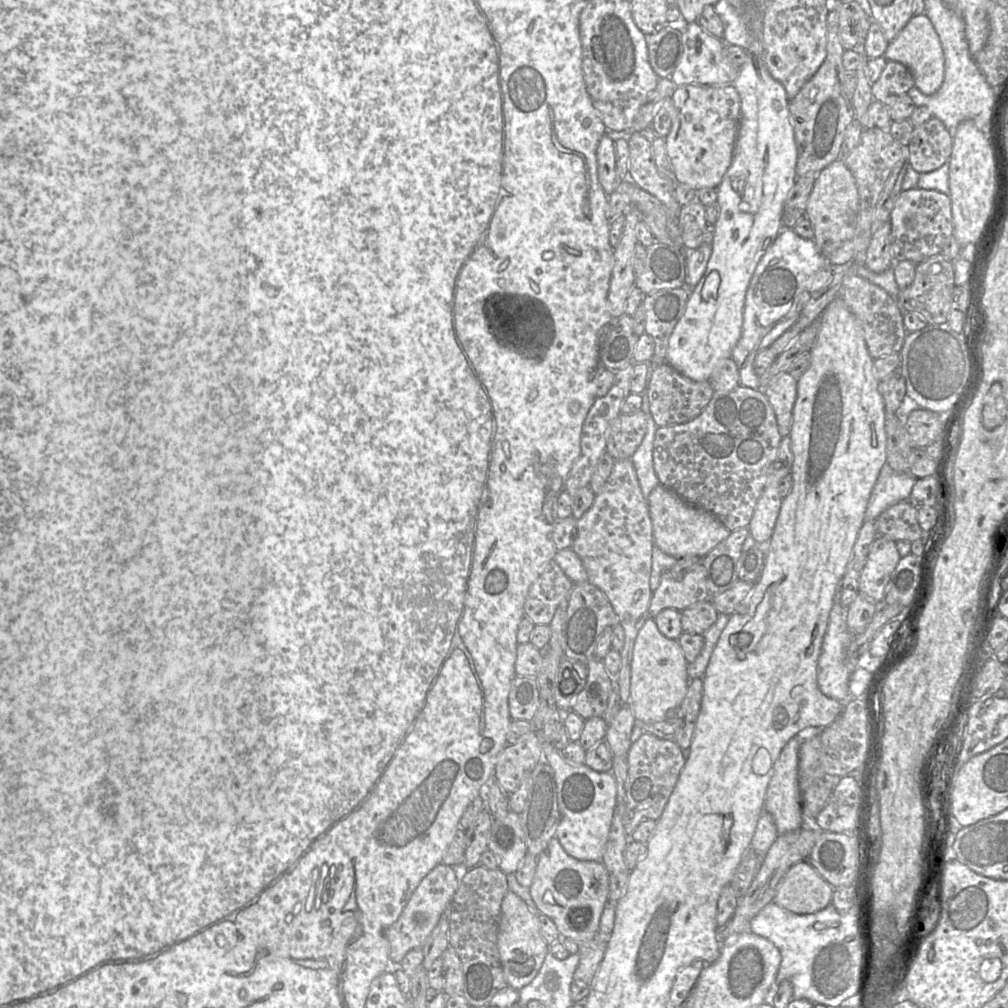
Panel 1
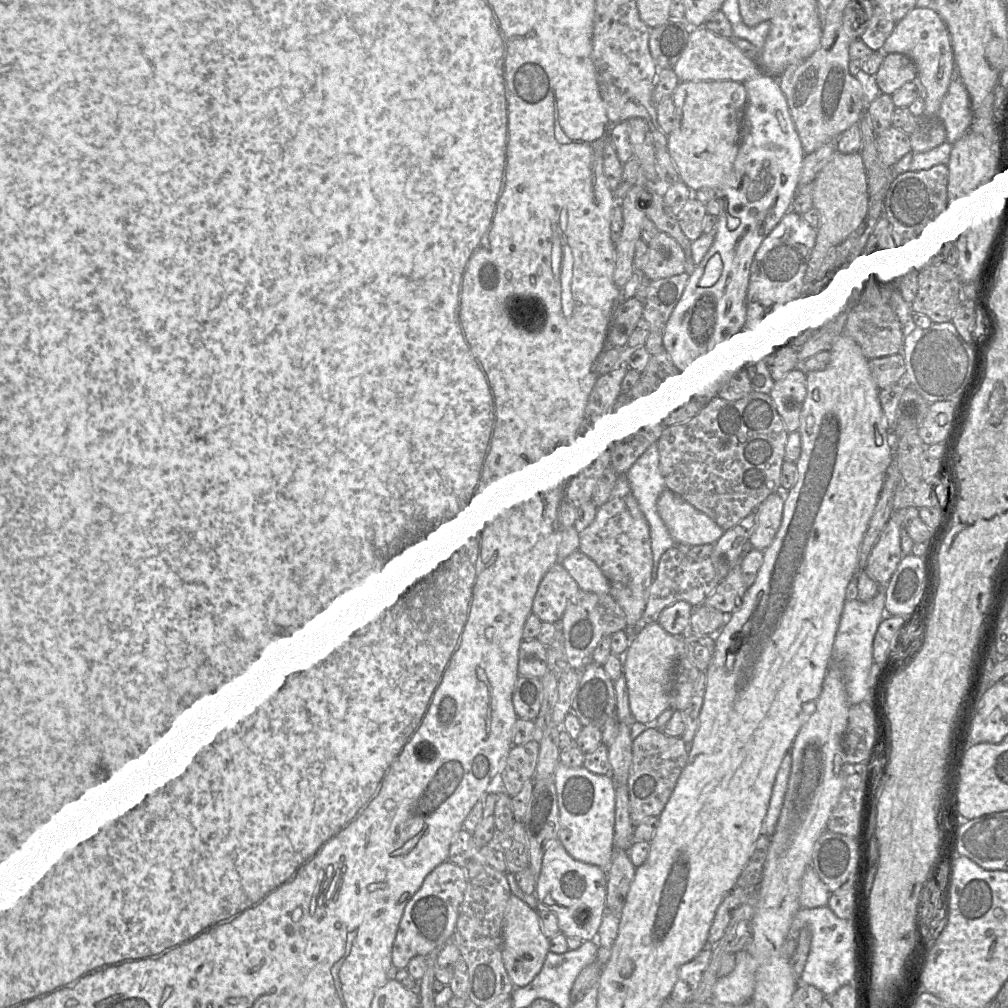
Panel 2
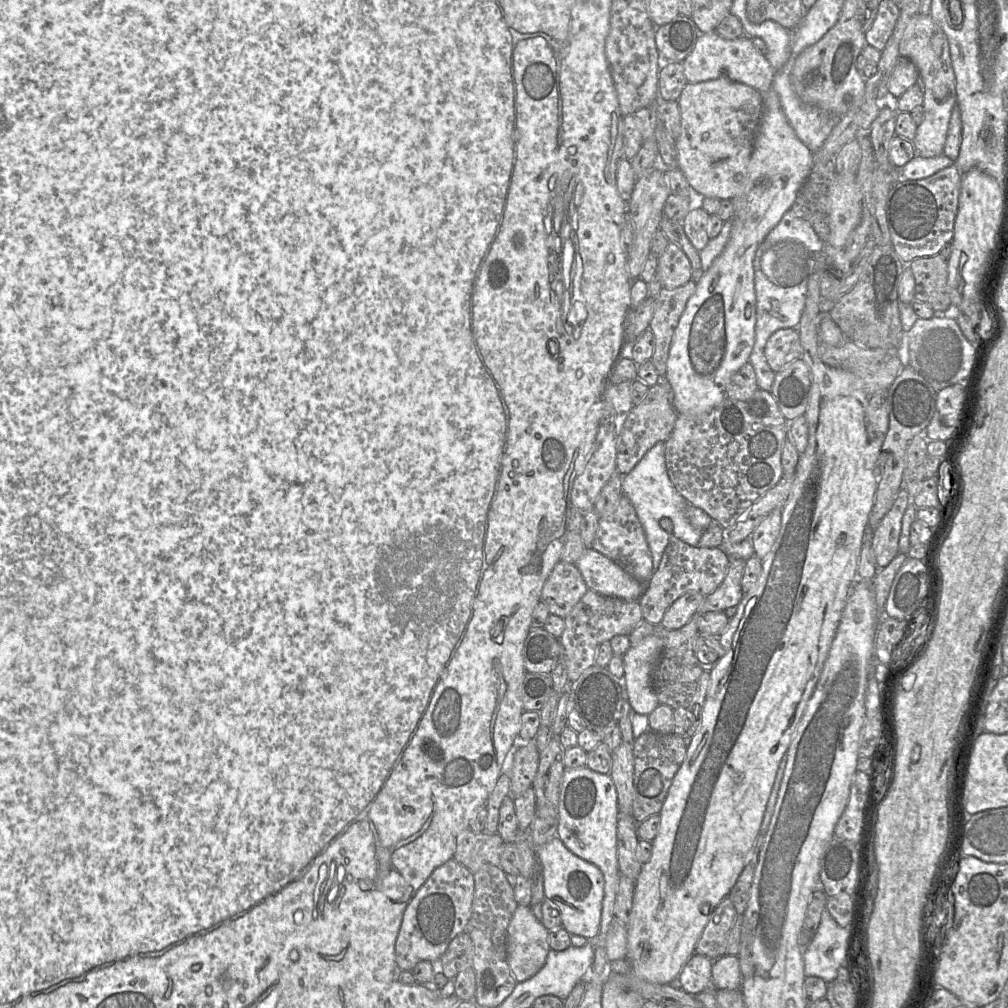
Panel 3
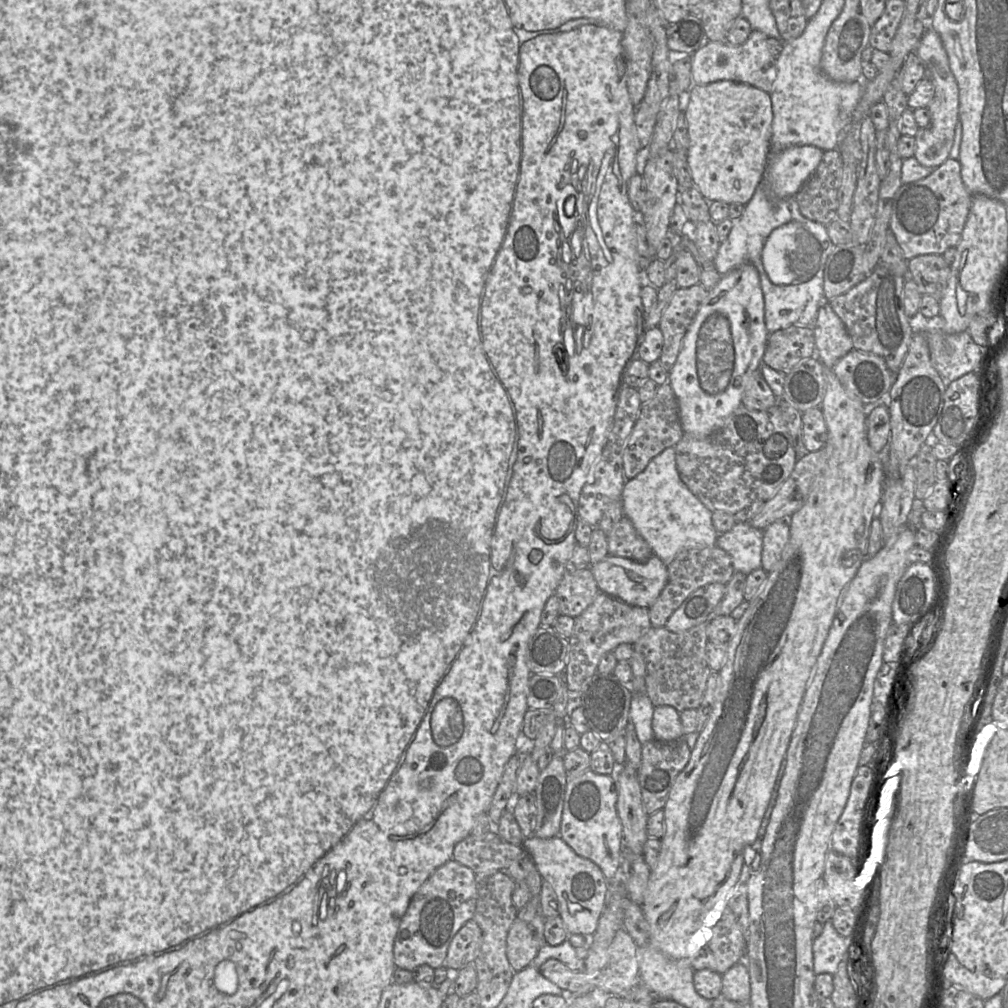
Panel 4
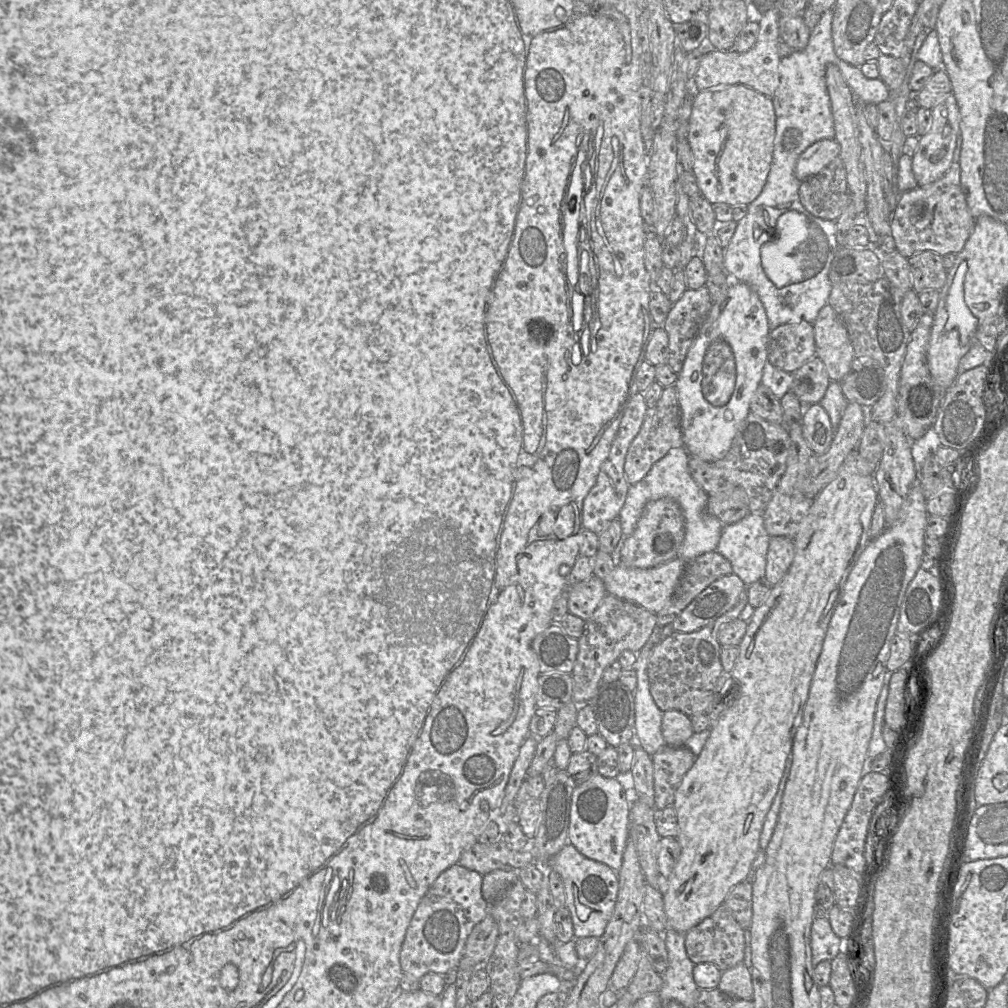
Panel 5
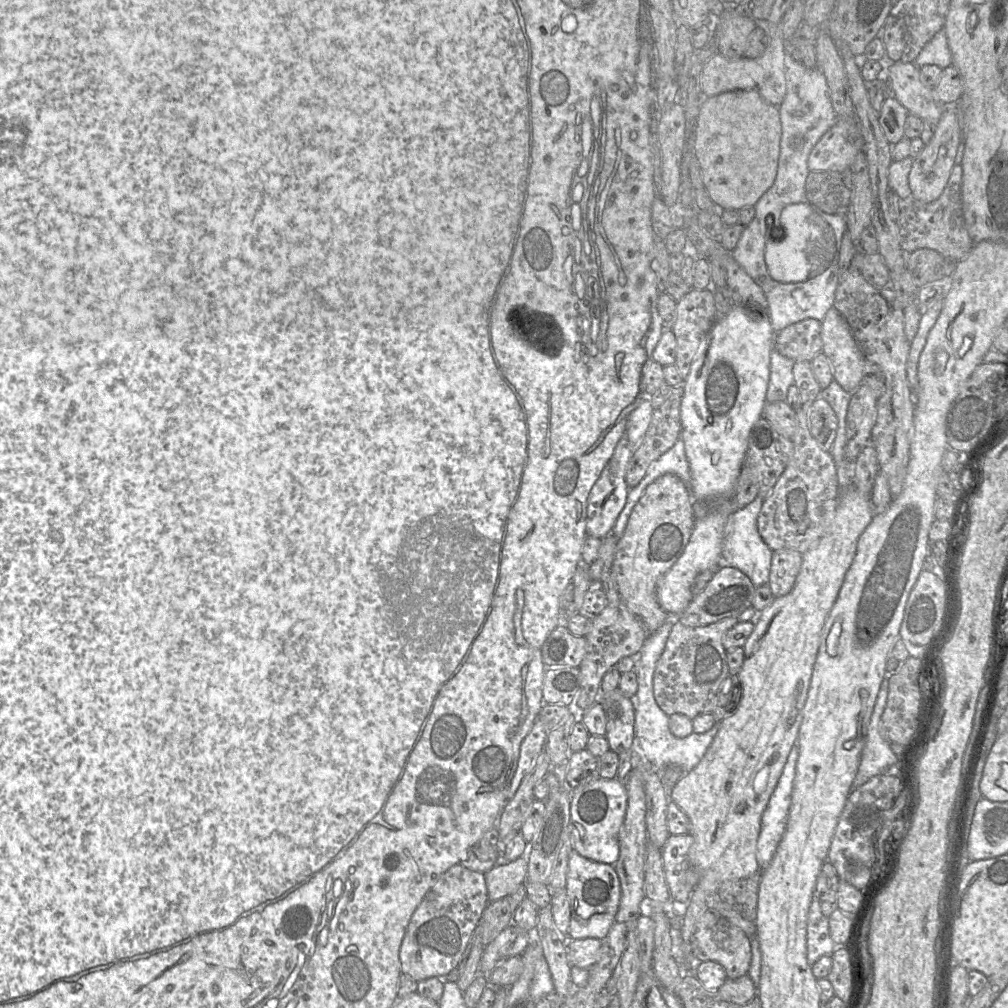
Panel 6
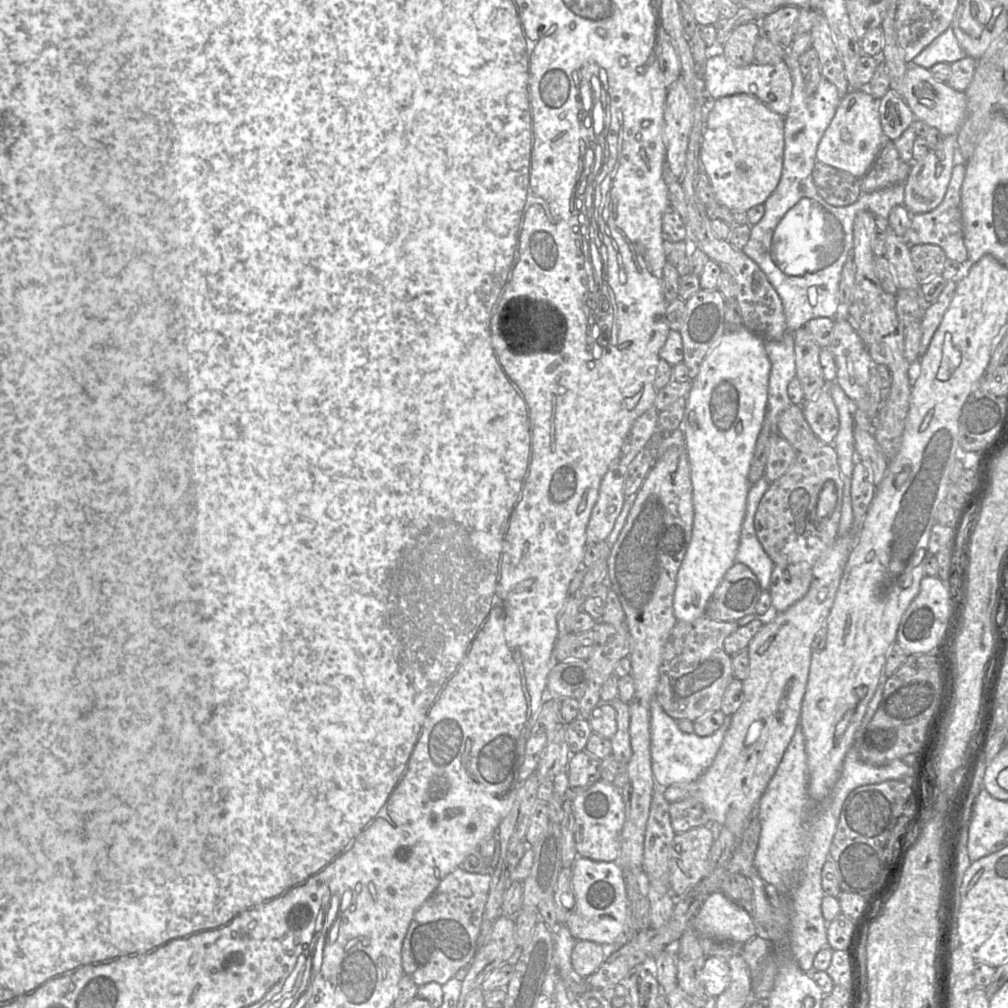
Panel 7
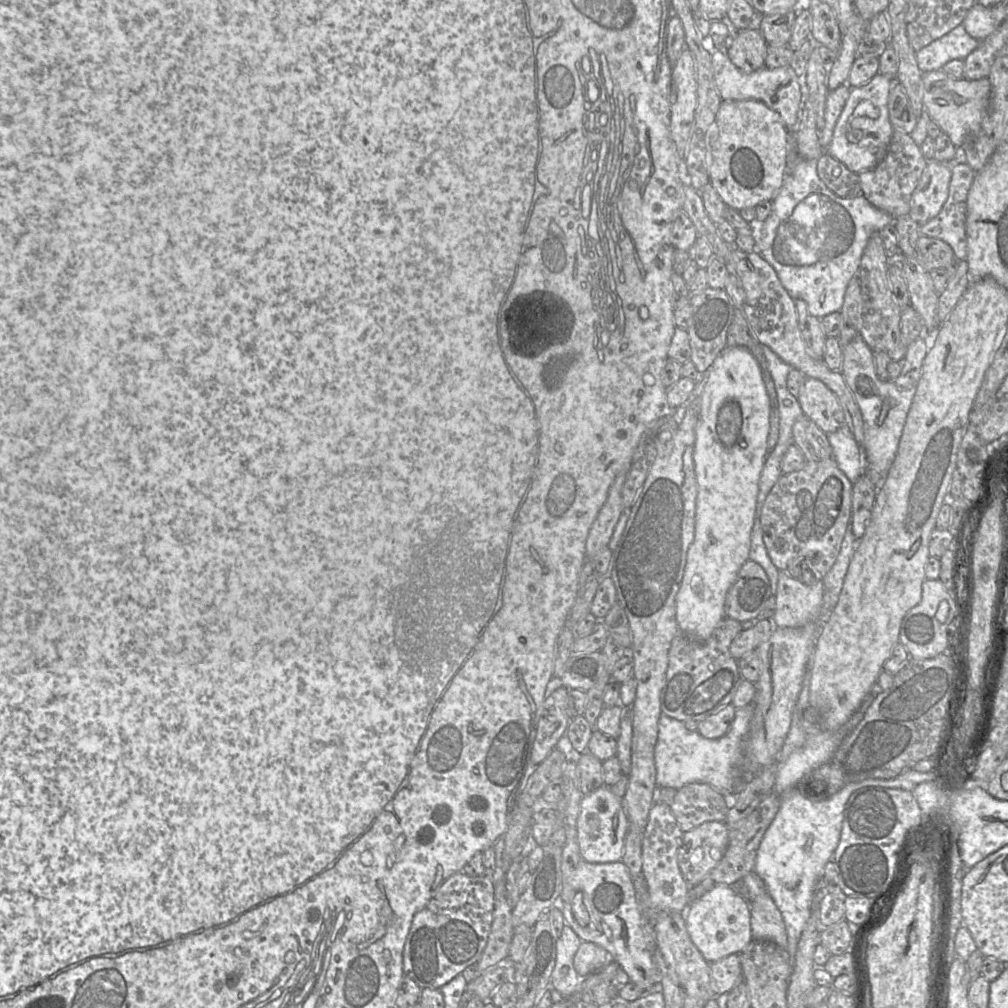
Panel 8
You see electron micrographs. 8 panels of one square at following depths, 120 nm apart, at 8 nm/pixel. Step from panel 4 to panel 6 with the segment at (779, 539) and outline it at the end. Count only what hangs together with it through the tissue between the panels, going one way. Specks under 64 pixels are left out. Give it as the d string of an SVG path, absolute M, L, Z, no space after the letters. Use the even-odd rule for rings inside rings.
M789 549L772 552L768 586L774 598L791 592L800 572L802 554Z

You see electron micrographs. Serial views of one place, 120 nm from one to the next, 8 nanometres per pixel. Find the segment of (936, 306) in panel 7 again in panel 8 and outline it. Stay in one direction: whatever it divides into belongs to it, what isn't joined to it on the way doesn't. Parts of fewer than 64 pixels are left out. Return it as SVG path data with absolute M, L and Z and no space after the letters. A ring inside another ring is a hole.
M961 260L955 275L948 280L945 290L939 294L937 306L939 323L947 319L969 285L968 263Z

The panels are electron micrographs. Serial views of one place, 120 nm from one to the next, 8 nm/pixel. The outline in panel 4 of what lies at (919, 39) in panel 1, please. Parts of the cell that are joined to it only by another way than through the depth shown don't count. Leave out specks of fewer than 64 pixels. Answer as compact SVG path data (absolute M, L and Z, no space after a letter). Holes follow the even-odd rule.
M929 26L925 30L914 53L924 63L927 74L935 89L933 100L928 105L930 111L930 123L925 128L919 128L915 135L914 157L925 167L937 168L948 158L951 151L956 123L959 119L959 89L957 81L950 69L947 52L937 32Z

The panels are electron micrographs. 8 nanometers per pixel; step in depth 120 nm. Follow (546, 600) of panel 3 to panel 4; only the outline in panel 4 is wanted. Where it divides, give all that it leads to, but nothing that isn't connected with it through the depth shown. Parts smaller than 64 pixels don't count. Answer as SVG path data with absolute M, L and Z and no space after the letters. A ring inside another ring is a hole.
M590 568L565 572L556 588L560 615L577 617L602 593Z

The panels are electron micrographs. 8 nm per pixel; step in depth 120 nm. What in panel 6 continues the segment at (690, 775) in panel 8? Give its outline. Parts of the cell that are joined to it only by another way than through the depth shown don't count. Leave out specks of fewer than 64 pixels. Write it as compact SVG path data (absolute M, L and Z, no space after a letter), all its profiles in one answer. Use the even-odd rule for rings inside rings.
M669 618L655 632L649 634L642 648L637 654L635 671L637 676L637 692L634 695L634 754L643 760L650 768L661 772L667 768L678 768L681 772L688 773L693 770L704 757L719 728L717 722L705 733L692 732L684 738L674 736L669 728L669 715L656 703L653 691L653 676L657 661L665 648L667 639L674 624L674 619Z

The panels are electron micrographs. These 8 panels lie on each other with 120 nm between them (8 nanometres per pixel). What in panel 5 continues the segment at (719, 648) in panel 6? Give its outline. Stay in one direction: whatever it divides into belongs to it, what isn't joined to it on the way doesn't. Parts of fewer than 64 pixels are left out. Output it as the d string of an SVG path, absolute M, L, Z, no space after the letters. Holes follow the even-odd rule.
M742 593L738 603L714 622L690 633L674 631L653 648L647 673L650 693L660 710L679 710L690 717L707 712L715 703L716 683L724 670L718 632L724 624L737 619L747 604L747 595Z

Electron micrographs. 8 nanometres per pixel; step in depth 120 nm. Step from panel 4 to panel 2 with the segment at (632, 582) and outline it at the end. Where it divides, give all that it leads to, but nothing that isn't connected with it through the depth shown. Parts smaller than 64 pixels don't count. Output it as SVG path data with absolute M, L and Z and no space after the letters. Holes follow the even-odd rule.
M576 550L560 561L575 580L580 590L609 594L610 584L597 564L581 550Z

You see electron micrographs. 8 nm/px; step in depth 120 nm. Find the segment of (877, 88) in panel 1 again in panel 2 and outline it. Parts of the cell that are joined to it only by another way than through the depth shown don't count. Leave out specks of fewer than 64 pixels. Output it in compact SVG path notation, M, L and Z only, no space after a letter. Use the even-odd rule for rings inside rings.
M892 53L884 56L875 76L881 93L892 96L905 84L918 82L917 68L914 62L905 55Z

